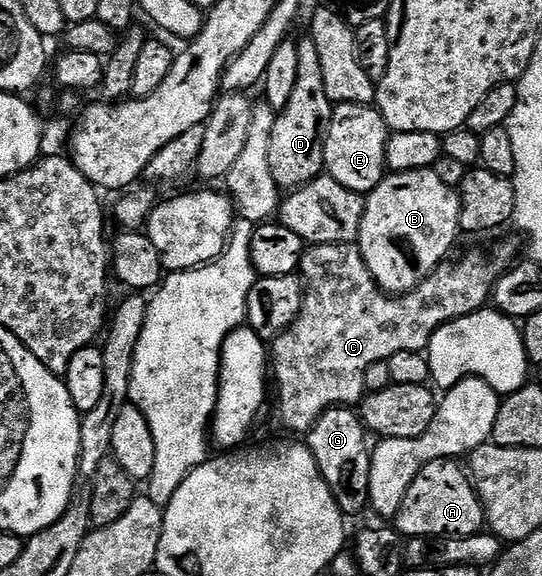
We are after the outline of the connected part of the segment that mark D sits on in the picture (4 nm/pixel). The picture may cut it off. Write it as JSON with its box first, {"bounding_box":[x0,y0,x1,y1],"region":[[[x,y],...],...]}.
{"bounding_box":[268,37,334,192],"region":[[[303,37],[298,42],[298,55],[300,69],[296,71],[296,88],[292,88],[288,104],[277,115],[268,147],[272,177],[282,192],[297,190],[323,173],[326,165],[324,144],[334,111],[334,106],[324,92],[324,71],[320,69],[320,55],[316,53],[316,44],[312,44],[310,37]]]}

